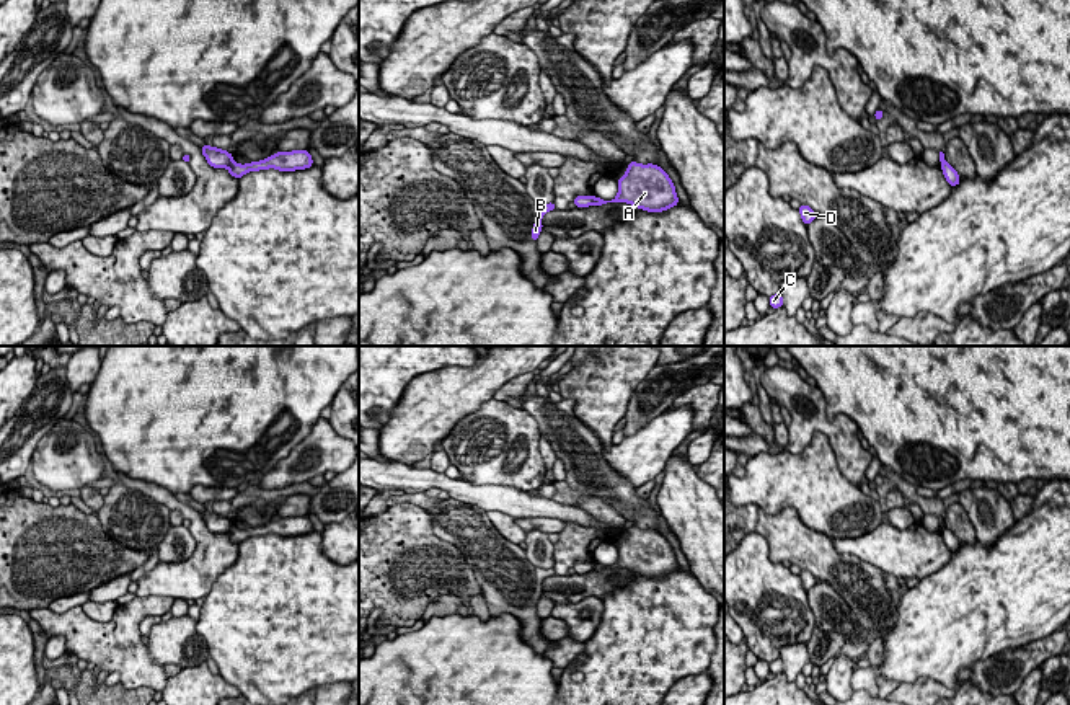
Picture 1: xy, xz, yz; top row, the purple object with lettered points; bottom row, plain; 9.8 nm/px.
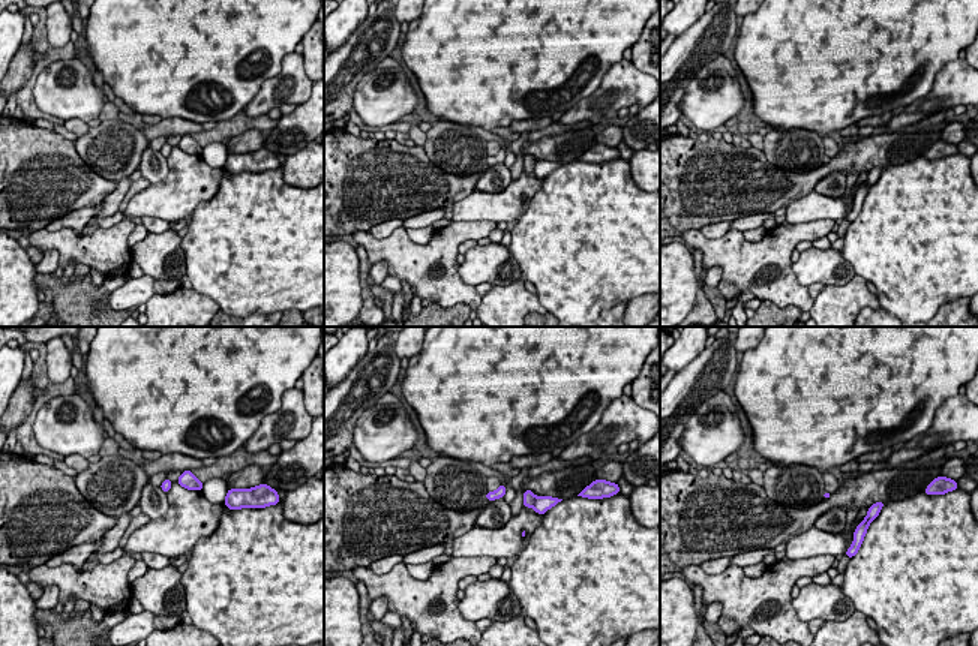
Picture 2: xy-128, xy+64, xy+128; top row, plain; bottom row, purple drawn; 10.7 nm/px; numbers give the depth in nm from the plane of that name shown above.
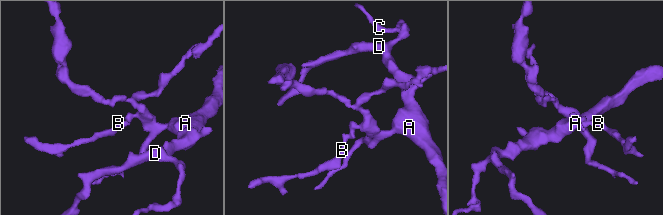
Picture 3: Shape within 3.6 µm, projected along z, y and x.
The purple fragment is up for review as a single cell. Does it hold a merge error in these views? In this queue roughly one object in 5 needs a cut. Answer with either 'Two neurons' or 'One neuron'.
Two neurons

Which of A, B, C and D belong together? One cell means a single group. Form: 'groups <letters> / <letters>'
groups A C D / B

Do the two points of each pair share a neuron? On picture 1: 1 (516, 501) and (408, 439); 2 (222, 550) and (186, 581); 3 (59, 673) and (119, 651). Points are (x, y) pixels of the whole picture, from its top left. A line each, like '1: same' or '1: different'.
1: different
2: same
3: different

